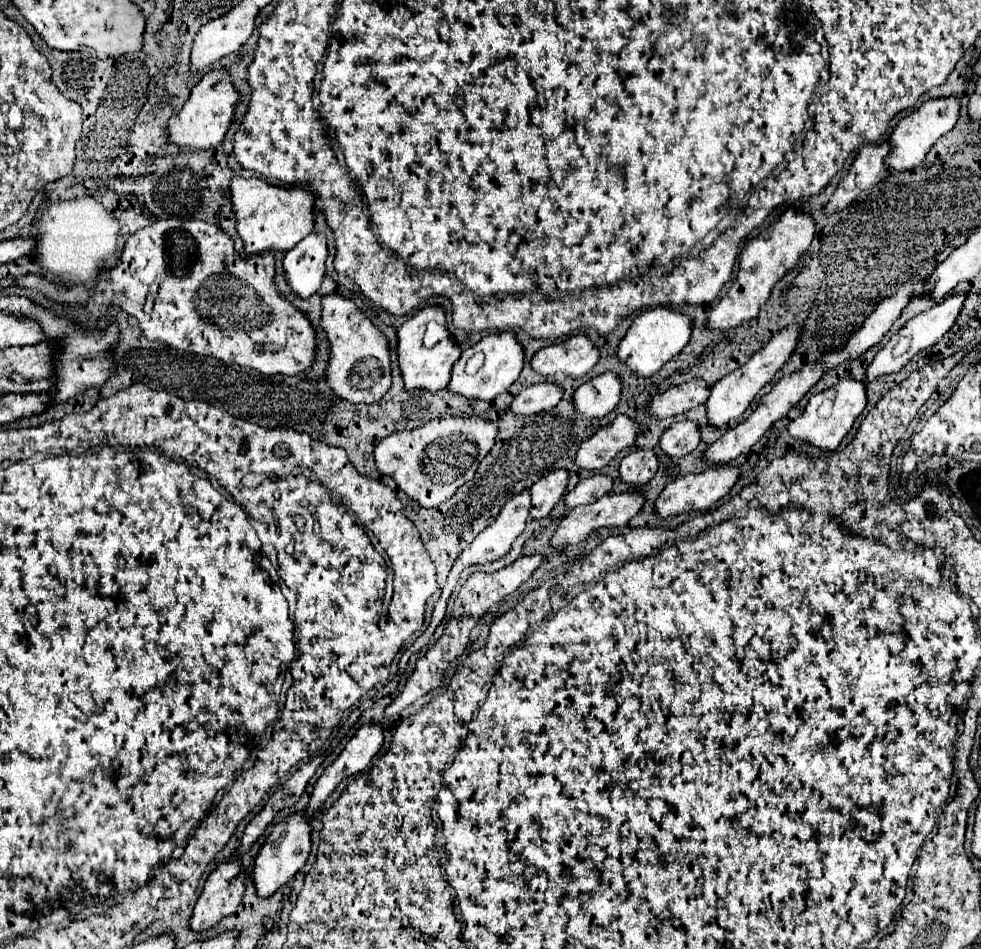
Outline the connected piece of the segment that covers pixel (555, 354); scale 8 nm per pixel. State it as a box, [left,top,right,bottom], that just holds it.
[532,333,600,377]

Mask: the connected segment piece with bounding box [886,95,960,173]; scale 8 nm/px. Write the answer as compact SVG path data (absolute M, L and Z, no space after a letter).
M950 95L950 97L936 97L936 99L928 99L926 103L922 103L916 111L912 111L910 115L902 117L896 125L896 129L890 135L890 143L892 143L892 151L886 159L890 173L898 173L898 171L906 171L912 169L916 165L920 165L924 161L924 155L930 151L930 147L948 131L954 129L956 121L960 115L960 99Z

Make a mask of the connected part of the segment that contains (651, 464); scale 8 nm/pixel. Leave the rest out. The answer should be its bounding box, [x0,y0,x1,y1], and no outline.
[620,451,658,487]

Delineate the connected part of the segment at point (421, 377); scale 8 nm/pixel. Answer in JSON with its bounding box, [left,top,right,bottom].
[398,305,462,391]

